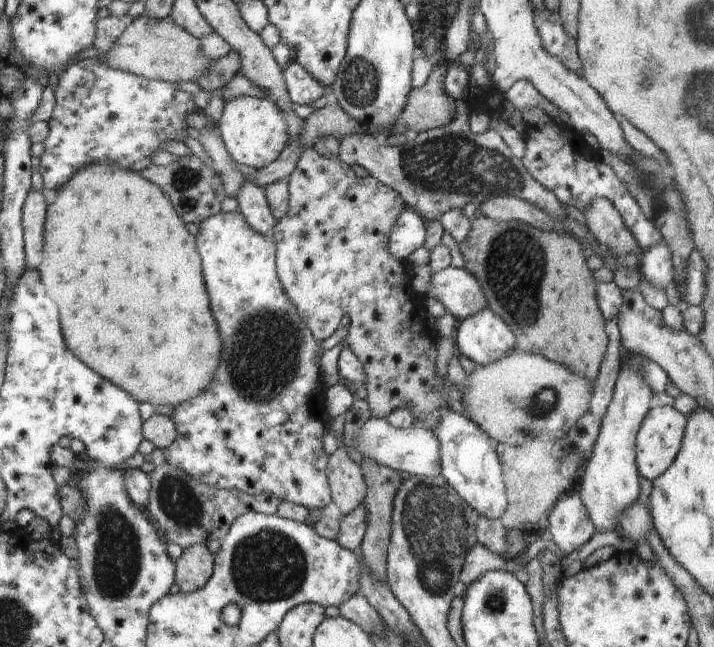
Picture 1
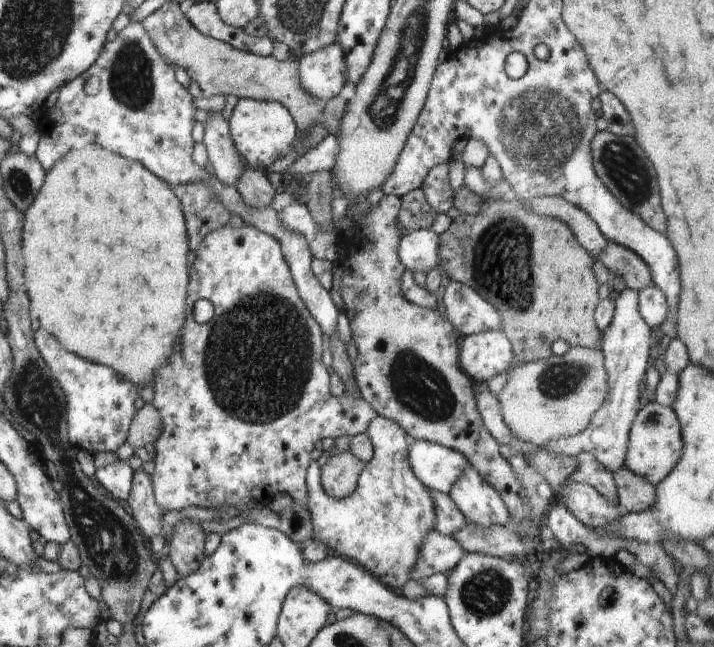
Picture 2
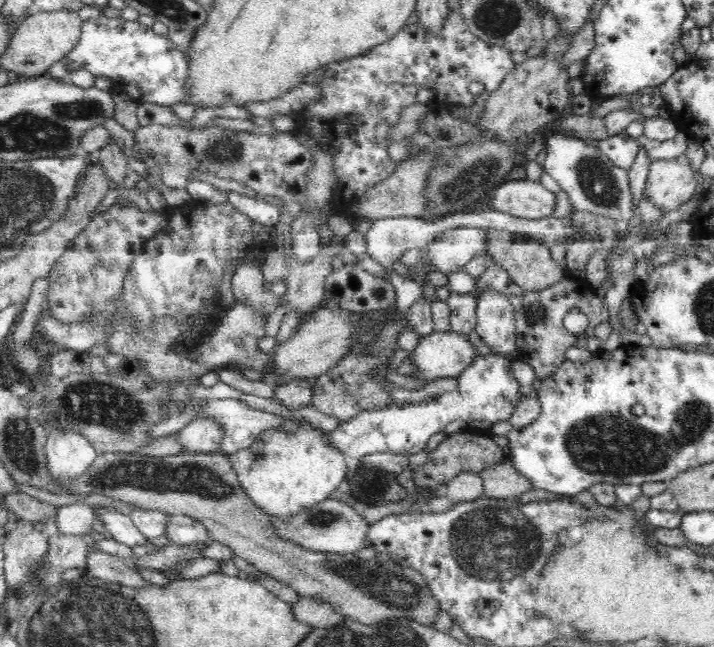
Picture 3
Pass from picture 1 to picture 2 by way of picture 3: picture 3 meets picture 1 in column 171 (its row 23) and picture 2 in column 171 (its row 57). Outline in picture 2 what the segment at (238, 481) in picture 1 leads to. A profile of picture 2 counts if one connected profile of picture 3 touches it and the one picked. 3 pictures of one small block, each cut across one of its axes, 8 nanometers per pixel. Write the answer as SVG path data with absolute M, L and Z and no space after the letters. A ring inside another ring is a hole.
M229 224L212 230L210 234L204 237L196 250L196 259L189 269L188 296L185 301L184 326L182 334L168 358L166 364L158 366L154 374L154 399L152 404L159 410L162 419L162 432L158 440L154 442L154 474L152 474L152 484L154 487L154 498L156 504L162 508L162 512L168 510L181 511L190 506L200 506L200 508L220 508L226 504L248 504L255 501L259 506L266 506L275 494L280 492L289 494L293 502L298 506L308 506L308 489L306 488L306 474L310 454L318 443L326 437L336 439L341 436L354 436L365 433L368 430L368 424L378 416L364 398L359 393L356 398L342 394L342 396L332 396L329 388L329 374L327 367L322 363L321 350L324 346L322 341L321 328L318 326L315 318L312 318L306 304L302 302L302 297L298 294L296 284L292 276L290 266L284 254L280 242L264 234L262 230L256 230L254 226L244 225L241 228L232 228ZM206 298L214 306L214 316L205 323L198 324L194 320L194 304L198 300Z

